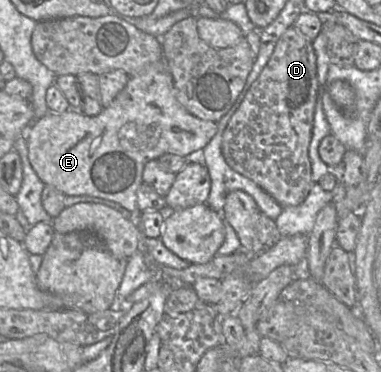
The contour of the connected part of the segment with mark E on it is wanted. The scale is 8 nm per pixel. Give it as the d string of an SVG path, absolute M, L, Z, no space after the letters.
M163 58L156 63L150 65L144 71L136 74L129 78L126 86L122 91L115 97L112 103L104 108L98 115L87 116L83 114L80 110L72 109L62 113L47 113L42 118L33 121L27 126L25 132L20 136L24 138L27 148L27 158L32 166L33 170L40 178L40 180L46 186L52 186L57 190L61 191L66 196L80 196L88 195L93 197L99 197L115 203L120 204L122 207L126 208L131 212L133 216L133 221L137 227L139 227L140 216L142 214L141 210L137 207L137 190L143 184L142 174L145 165L151 160L157 160L163 154L176 154L187 159L188 162L200 161L201 150L209 143L209 141L214 137L218 130L217 122L205 121L195 117L190 114L176 99L175 89L172 75L170 74L166 63Z

